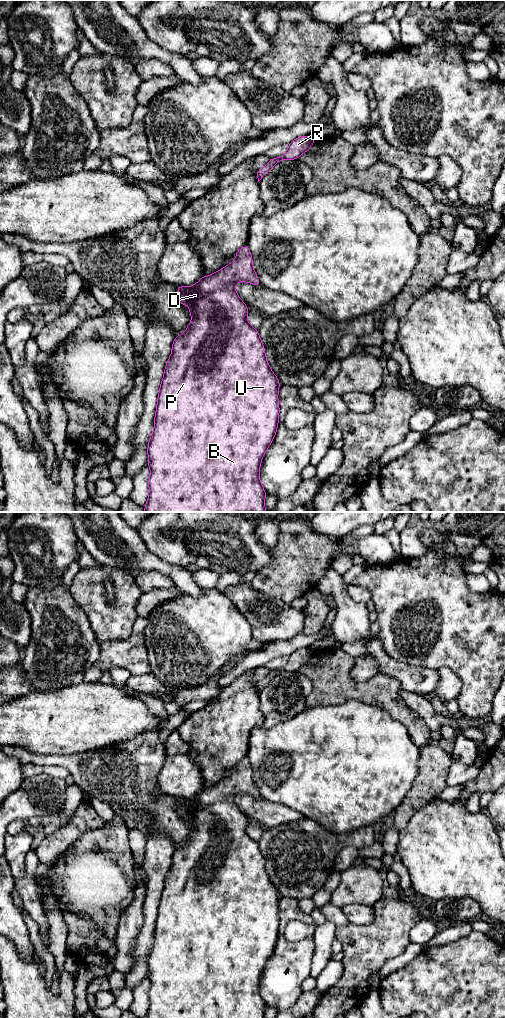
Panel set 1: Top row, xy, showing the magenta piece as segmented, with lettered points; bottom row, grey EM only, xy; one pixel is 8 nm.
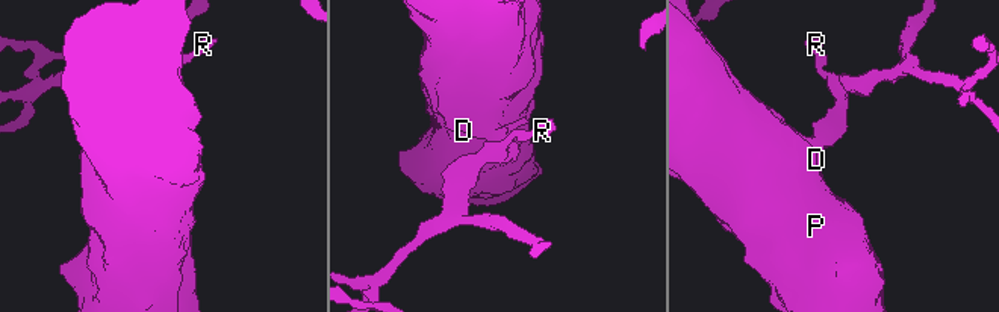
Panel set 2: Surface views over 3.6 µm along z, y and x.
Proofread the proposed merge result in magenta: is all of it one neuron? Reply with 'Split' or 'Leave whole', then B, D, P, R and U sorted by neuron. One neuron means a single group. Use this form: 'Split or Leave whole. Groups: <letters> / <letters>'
Leave whole. Groups: B D P R U

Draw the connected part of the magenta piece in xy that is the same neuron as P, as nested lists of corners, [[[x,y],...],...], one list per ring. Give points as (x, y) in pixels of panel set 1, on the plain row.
[[[247,757],[243,758],[237,763],[236,769],[232,775],[226,777],[223,781],[220,781],[211,787],[203,788],[195,797],[191,799],[184,799],[180,797],[175,798],[179,803],[179,808],[178,808],[179,815],[181,817],[187,817],[187,816],[191,817],[188,823],[192,827],[192,833],[189,835],[186,843],[183,846],[175,848],[173,856],[172,856],[172,864],[164,881],[164,888],[160,897],[158,911],[157,911],[157,920],[156,920],[156,925],[155,925],[155,930],[154,930],[154,943],[151,947],[151,950],[148,953],[148,961],[147,961],[148,977],[147,978],[150,980],[151,986],[148,991],[149,1008],[148,1008],[148,1012],[145,1018],[264,1018],[265,1009],[267,1005],[265,1004],[260,994],[259,984],[260,984],[260,977],[261,977],[262,970],[265,964],[267,963],[268,959],[271,957],[277,943],[278,934],[279,934],[279,924],[280,924],[279,914],[278,914],[278,904],[279,904],[279,898],[281,896],[278,890],[276,889],[276,887],[272,884],[267,874],[266,867],[265,867],[265,859],[262,856],[258,842],[256,842],[253,838],[251,838],[247,834],[246,830],[249,824],[248,819],[240,811],[240,809],[235,803],[235,795],[239,793],[249,794],[258,799],[262,798],[256,785],[254,784],[253,771]]]

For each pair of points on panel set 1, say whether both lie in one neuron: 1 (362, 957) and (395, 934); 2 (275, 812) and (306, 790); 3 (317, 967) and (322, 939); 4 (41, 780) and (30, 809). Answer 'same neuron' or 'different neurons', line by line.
1: same neuron
2: different neurons
3: same neuron
4: same neuron

